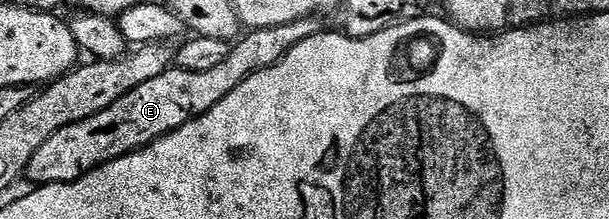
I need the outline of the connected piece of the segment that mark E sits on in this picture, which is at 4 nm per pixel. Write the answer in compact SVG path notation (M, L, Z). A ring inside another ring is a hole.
M317 17L304 20L292 20L292 24L280 24L278 28L260 28L243 33L231 45L228 56L224 56L216 68L207 68L205 72L184 72L171 68L160 72L156 80L147 80L140 88L132 88L116 104L104 108L104 112L96 112L96 116L88 116L88 120L80 120L76 124L68 124L68 128L60 128L53 136L48 136L44 144L28 160L25 177L34 181L35 187L52 184L68 184L84 177L97 166L116 160L120 156L130 154L142 146L152 144L163 138L171 130L180 128L216 108L228 92L236 92L248 76L260 72L264 68L272 68L296 44L308 40L313 34L323 33Z

